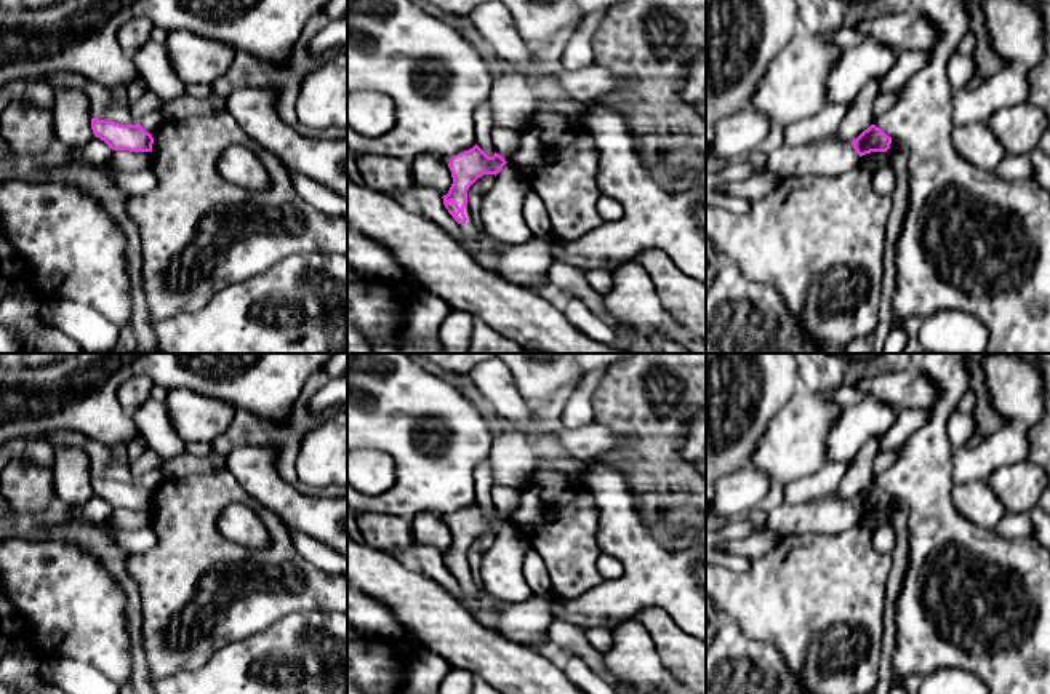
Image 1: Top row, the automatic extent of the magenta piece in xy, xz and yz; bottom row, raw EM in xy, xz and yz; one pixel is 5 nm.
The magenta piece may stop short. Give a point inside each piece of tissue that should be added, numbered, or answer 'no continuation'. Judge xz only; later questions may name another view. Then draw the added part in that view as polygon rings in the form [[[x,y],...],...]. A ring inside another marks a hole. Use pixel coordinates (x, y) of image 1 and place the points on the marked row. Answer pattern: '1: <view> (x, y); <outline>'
1: xz (527, 264); [[[467,205],[464,214],[467,221],[459,224],[464,246],[477,264],[522,288],[541,291],[551,285],[547,270],[554,240],[533,237],[523,245],[506,245],[475,225]]]

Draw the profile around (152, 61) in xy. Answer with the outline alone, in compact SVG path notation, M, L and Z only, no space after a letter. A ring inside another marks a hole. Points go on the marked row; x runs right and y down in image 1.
M149 40L131 61L149 90L166 98L178 98L186 93L186 85L174 72L165 43Z

